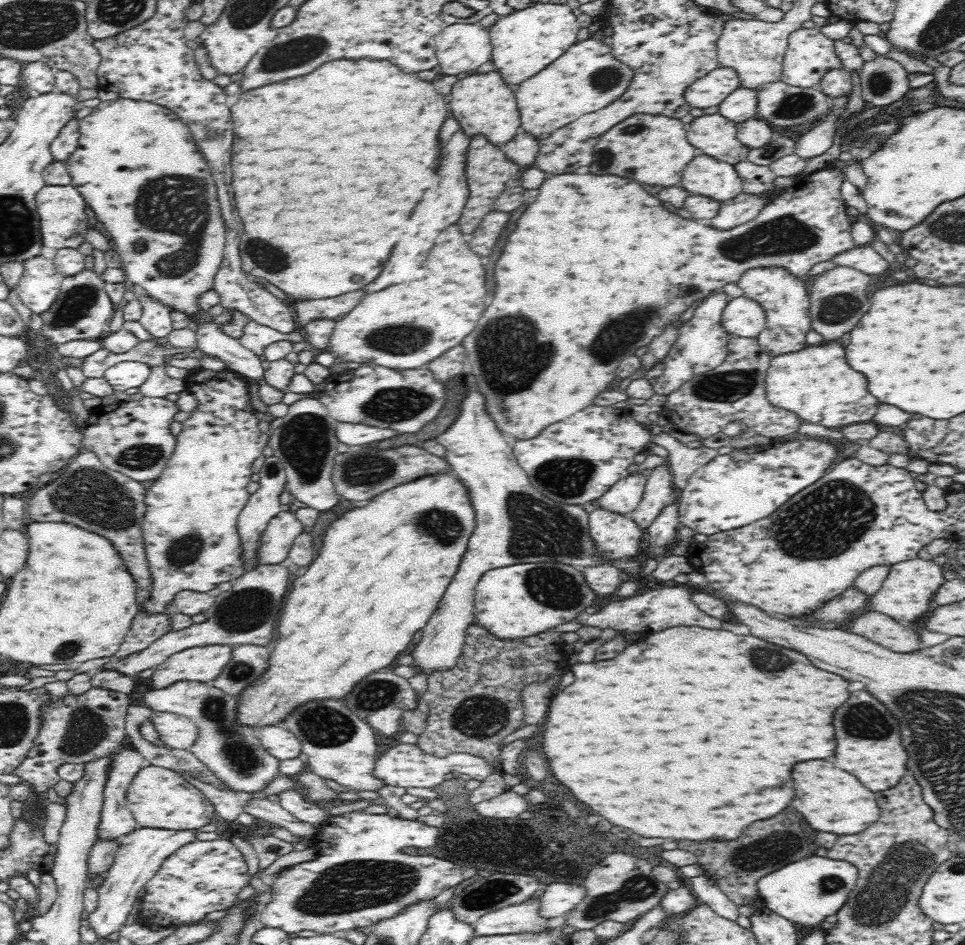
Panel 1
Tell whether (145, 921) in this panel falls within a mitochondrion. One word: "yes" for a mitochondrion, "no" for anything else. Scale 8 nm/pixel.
no

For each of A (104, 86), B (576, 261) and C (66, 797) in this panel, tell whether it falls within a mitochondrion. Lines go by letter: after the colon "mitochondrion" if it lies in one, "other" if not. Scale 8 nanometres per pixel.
A: other
B: other
C: other

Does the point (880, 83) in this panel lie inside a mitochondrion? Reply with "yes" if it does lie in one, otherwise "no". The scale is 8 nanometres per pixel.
yes

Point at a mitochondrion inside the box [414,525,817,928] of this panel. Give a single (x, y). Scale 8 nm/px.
(479, 717)

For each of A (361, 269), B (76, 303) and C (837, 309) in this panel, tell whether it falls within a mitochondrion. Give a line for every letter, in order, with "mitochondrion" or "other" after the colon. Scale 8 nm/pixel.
A: other
B: mitochondrion
C: mitochondrion

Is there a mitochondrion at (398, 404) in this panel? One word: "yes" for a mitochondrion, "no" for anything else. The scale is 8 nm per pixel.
yes

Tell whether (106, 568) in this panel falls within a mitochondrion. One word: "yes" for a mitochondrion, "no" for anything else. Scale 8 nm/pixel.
no

